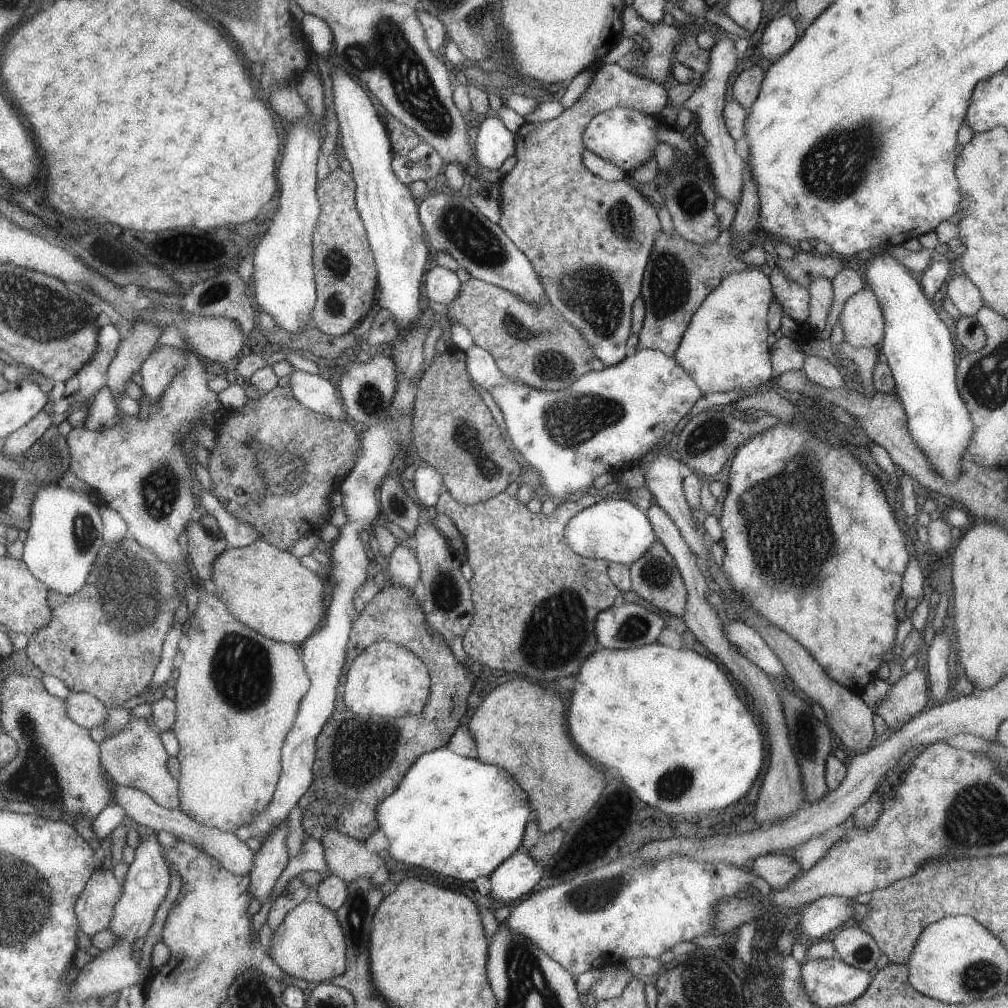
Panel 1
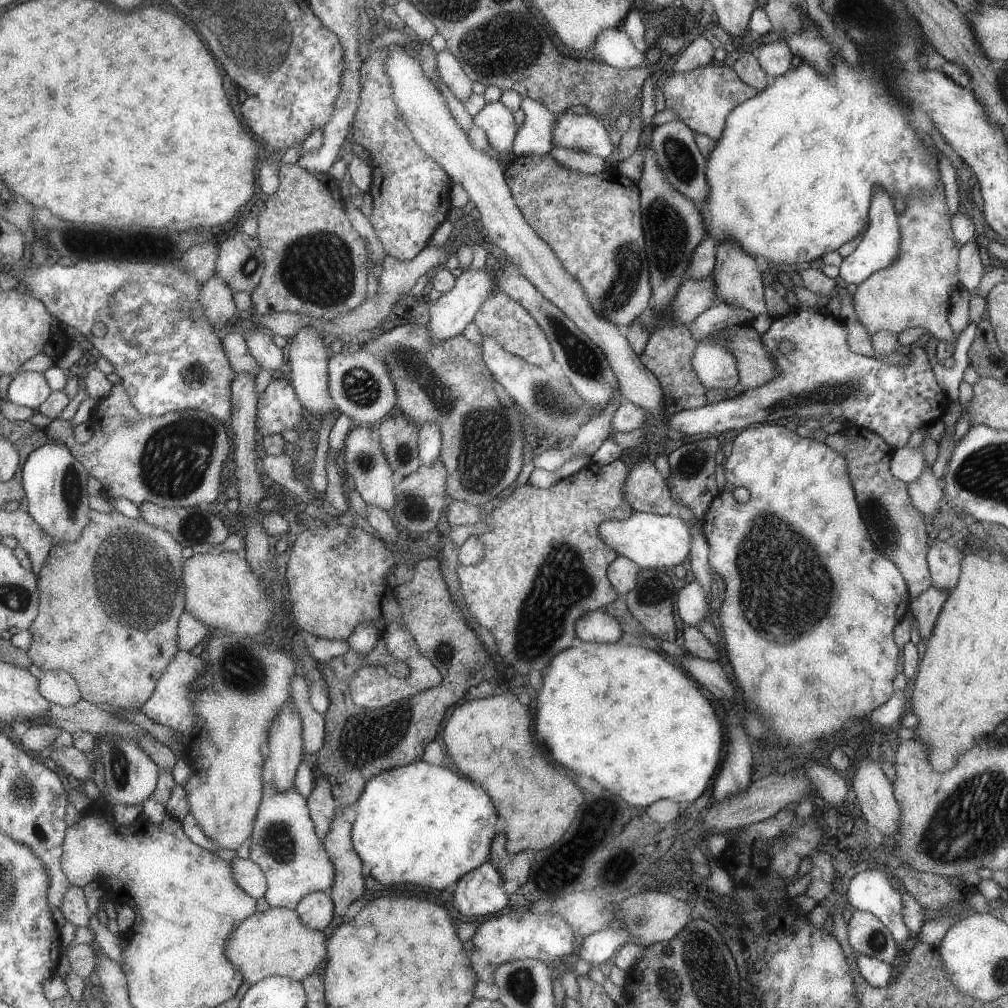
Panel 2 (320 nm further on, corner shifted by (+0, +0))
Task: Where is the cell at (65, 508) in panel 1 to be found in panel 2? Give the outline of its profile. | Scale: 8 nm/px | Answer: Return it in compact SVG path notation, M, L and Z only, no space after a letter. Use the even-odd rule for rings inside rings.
M61 439L49 441L34 450L24 464L24 487L28 511L57 543L74 543L90 521L89 471Z

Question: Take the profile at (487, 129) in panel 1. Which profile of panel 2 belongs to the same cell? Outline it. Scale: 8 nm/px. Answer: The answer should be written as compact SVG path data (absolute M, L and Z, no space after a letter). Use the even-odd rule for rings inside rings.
M499 99L485 103L483 108L472 116L472 124L486 134L488 146L499 152L512 151L515 132L518 132L510 107Z

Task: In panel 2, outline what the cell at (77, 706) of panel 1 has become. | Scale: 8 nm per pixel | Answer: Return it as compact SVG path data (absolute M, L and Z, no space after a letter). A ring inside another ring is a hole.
M45 671L39 680L41 694L50 703L70 707L83 699L79 683L68 672Z

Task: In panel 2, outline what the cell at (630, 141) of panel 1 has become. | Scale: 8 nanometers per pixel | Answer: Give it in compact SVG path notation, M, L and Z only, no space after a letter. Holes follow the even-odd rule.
M561 111L554 116L550 143L552 147L563 147L564 149L573 149L576 151L579 150L604 159L613 152L613 146L609 141L607 131L608 128L606 123L598 117L595 117L593 114L576 115Z

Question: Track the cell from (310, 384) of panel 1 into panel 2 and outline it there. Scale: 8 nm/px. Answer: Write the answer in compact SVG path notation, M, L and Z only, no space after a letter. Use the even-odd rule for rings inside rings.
M260 331L251 332L250 334L245 333L243 338L249 354L258 366L277 373L281 366L283 355L281 355L281 349L271 340L272 338Z

